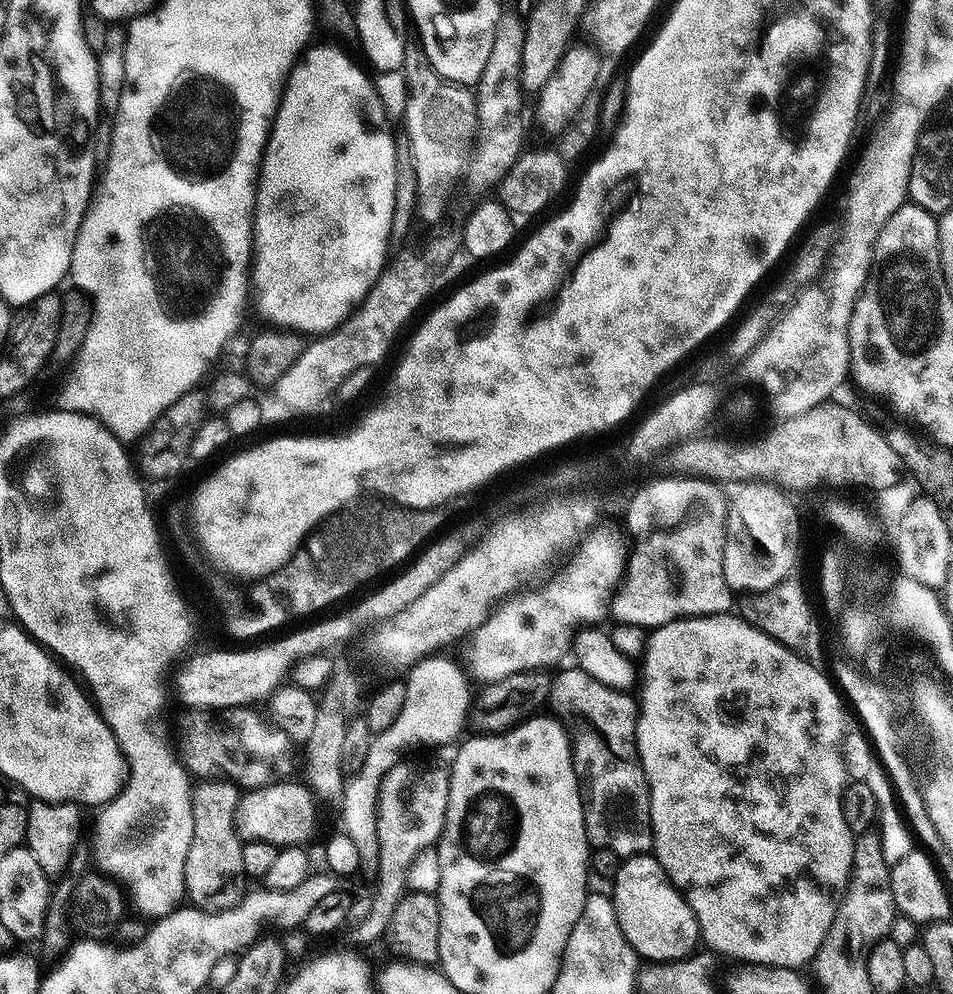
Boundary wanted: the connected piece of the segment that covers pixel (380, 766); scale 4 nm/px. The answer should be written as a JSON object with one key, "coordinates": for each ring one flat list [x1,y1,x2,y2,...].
{"coordinates":[[433,654,419,660,407,671,404,681,406,686,405,704,401,713,394,718,394,723,372,737,369,753,358,771,346,781,343,798,338,801,341,829,353,839,358,851,361,875,375,877,378,872,379,848,377,824,377,800,379,786,385,776,398,761,402,754,418,746,442,746,450,743,466,724,472,701,471,691,468,692,468,678,465,671,457,664,444,658,442,654]]}

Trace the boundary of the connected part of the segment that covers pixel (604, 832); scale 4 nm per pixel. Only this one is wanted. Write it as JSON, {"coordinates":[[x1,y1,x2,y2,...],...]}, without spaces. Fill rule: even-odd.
{"coordinates":[[571,666,565,672,555,673,552,676,552,685,548,690,546,699,547,707,550,709,551,715,559,720,564,728,568,731,568,739,572,744,572,761,574,762,574,770,576,776,580,780,580,787,584,798,584,825,586,826,586,834,592,848,609,848,614,850,614,854,618,854,622,858,629,856,639,856,647,853,652,847,652,817,648,814,648,782,644,779,644,771,640,765,640,756,636,753,636,717,638,715,638,704,635,699,628,697,627,691,619,688,611,688,602,682,598,682,598,678,592,678,590,674,583,672,579,666]]}

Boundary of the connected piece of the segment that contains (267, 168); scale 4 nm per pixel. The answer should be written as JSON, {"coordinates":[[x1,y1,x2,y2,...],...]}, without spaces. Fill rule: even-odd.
{"coordinates":[[309,47,288,75,284,95,280,98,280,107,276,109,276,119,272,121,272,130,268,134,268,145,264,147,264,156,260,160,260,174,256,182,256,210,252,213,250,296,251,299,256,299,257,314,262,319,269,320,272,323,269,325,301,334,332,332,343,320,347,320,356,311,357,304,366,298,390,256,388,240,393,239,397,143,397,137,392,137,392,132,388,129,388,120,384,117,384,104,380,101,371,78,342,49]]}

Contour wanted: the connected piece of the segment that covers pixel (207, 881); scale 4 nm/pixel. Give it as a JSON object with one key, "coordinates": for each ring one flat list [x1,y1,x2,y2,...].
{"coordinates":[[218,778,197,783,192,789,194,838,190,842,184,867,184,891,187,899,203,910,219,910,231,906,237,902,242,892,236,885,236,875,244,868,244,848,240,845,240,836,232,821,236,812,238,816,242,792,235,783,227,779,216,779]]}

